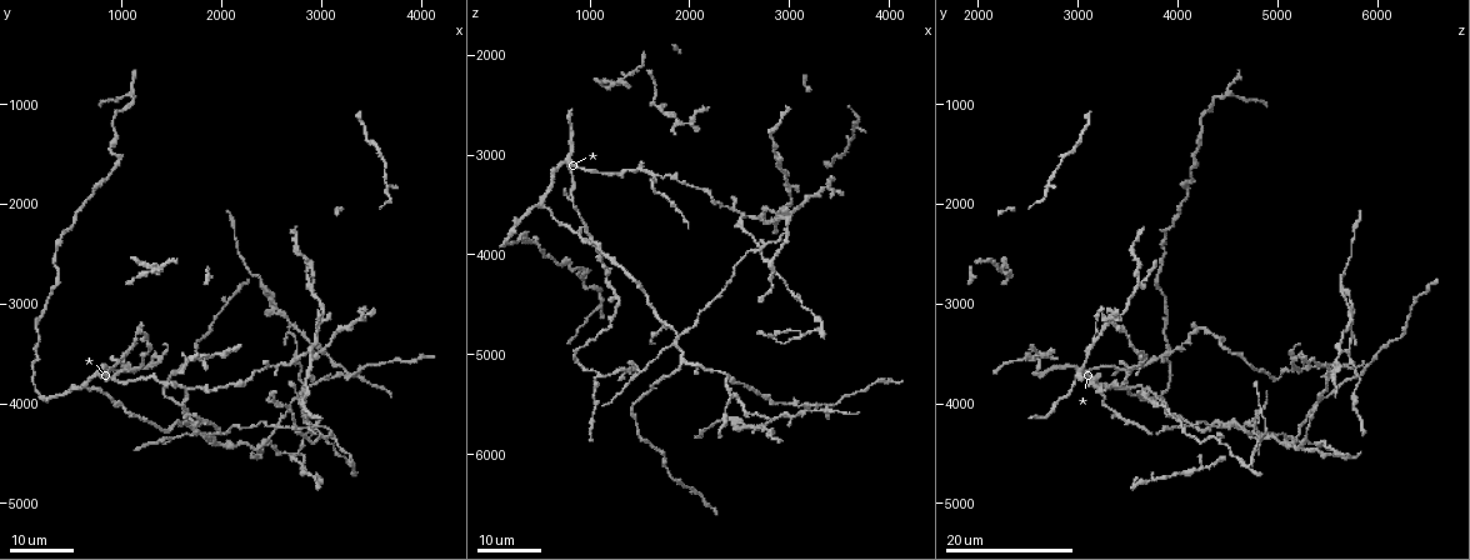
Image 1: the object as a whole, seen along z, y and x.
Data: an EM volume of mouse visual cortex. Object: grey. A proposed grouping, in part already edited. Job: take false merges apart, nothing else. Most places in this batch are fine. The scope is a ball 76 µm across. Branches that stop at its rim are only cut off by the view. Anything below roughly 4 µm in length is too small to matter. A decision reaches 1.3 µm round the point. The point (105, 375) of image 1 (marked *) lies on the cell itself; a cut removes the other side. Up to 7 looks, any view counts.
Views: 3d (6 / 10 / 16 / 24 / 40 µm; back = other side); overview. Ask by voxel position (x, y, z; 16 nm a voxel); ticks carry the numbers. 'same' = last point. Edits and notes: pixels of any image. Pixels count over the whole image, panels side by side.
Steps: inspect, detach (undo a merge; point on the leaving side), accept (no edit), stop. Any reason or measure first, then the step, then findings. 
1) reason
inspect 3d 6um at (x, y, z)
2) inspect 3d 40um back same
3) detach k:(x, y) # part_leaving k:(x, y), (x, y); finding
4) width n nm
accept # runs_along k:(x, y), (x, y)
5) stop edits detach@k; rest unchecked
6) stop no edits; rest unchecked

four-way junction
inspect 3d 24um at (1860, 4320, 4900)

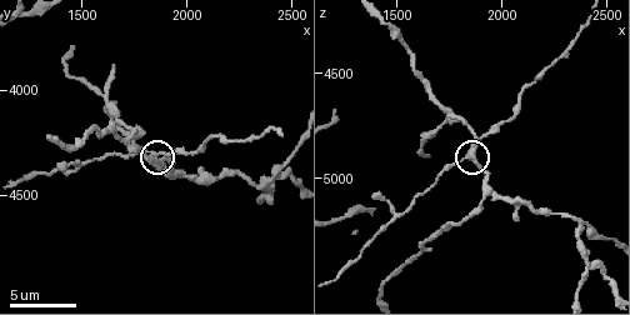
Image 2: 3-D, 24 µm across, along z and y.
inspect 3d 10um same

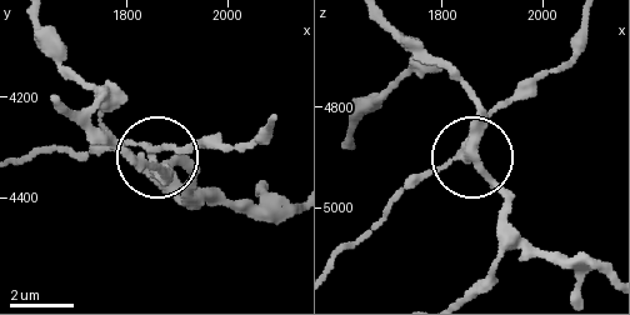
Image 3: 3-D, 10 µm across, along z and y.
width 250 nm
detach 3:(418, 183) # part_leaving 3:(459, 150), (560, 64), (583, 24); two cells meet here

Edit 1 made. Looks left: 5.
inspect overview

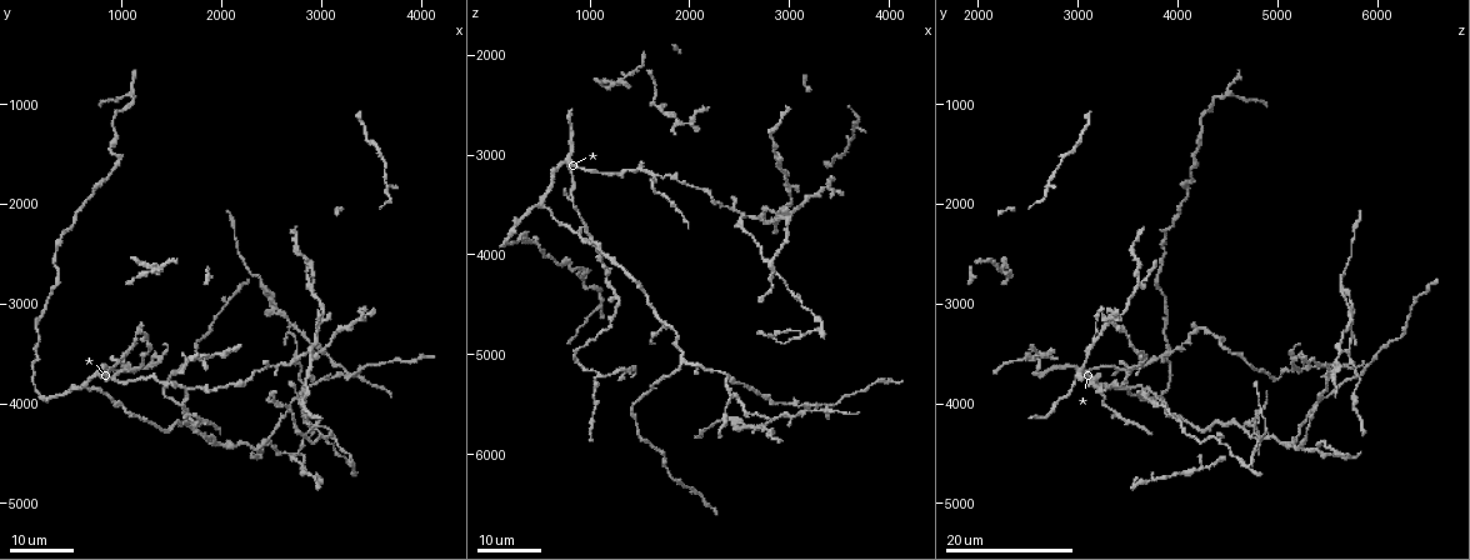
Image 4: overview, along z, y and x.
four arms meet
inspect 3d 24um at (3380, 3660, 5540)

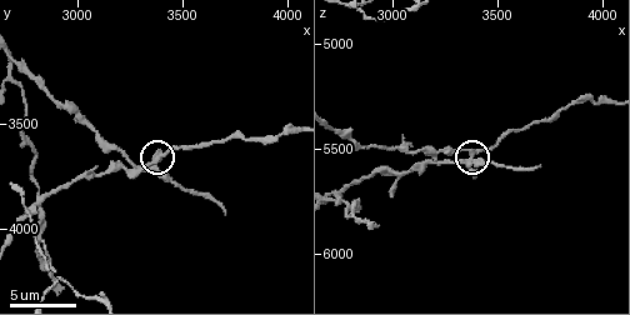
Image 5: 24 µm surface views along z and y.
inspect 3d 10um at (3390, 3650, 5520)

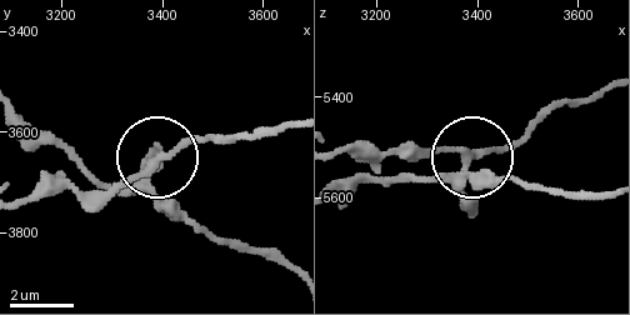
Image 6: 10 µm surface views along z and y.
other side
inspect 3d 10um back at (3385, 3665, 5525)

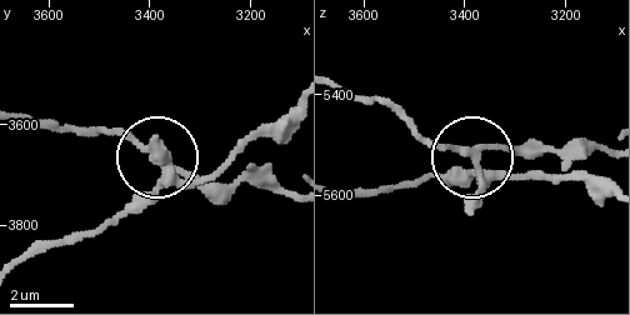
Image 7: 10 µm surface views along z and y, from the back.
side_arm 7 um
detach 7:(134, 208) # part_leaving 7:(170, 181), (208, 179), (256, 139), (289, 134); two cells meet here

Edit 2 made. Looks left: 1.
stop edits detach@3, detach@7; rest unchecked

